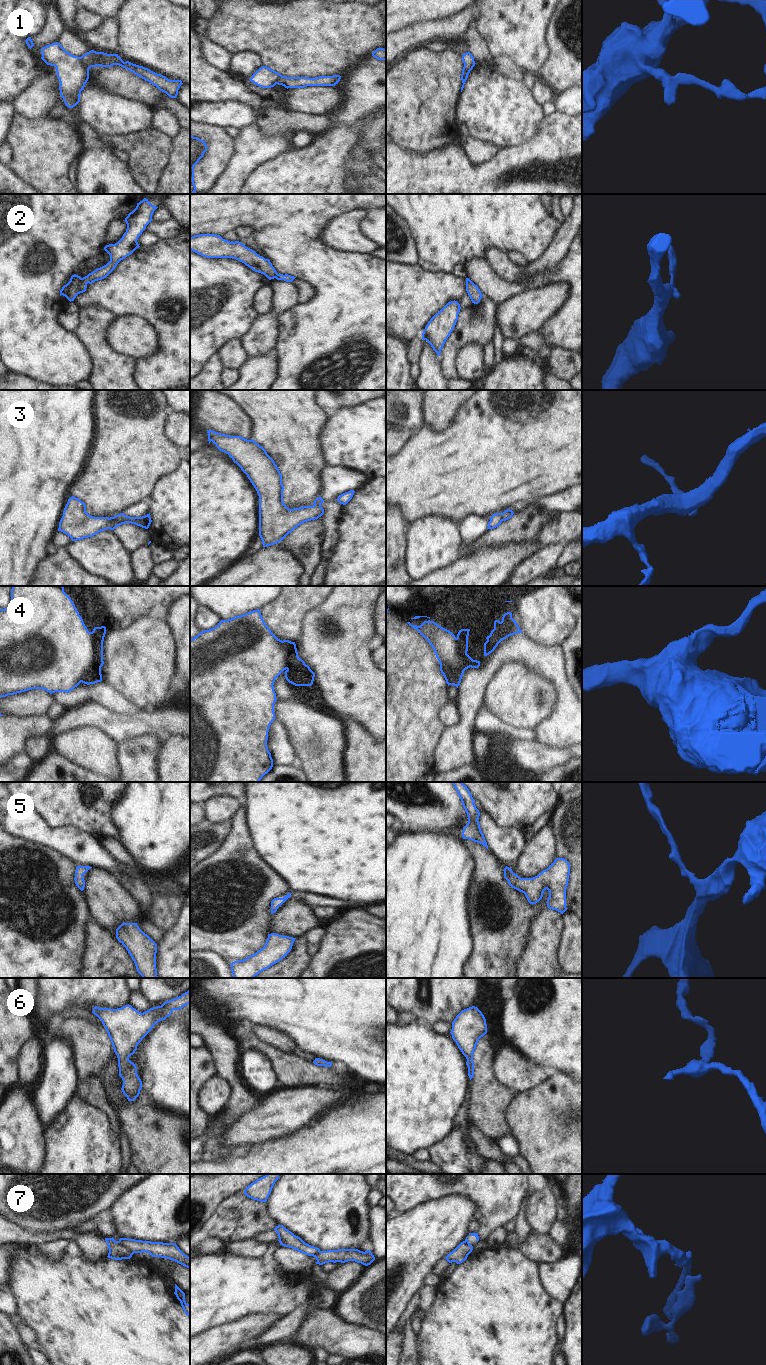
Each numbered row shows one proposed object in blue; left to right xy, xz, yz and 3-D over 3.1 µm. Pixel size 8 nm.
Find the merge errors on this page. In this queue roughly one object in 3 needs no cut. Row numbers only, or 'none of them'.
1, 2, 3, 4, 7

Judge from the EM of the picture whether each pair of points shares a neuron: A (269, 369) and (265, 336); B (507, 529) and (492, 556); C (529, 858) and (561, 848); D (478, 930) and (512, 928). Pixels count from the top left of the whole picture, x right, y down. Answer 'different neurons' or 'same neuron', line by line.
A: different neurons
B: different neurons
C: different neurons
D: same neuron

